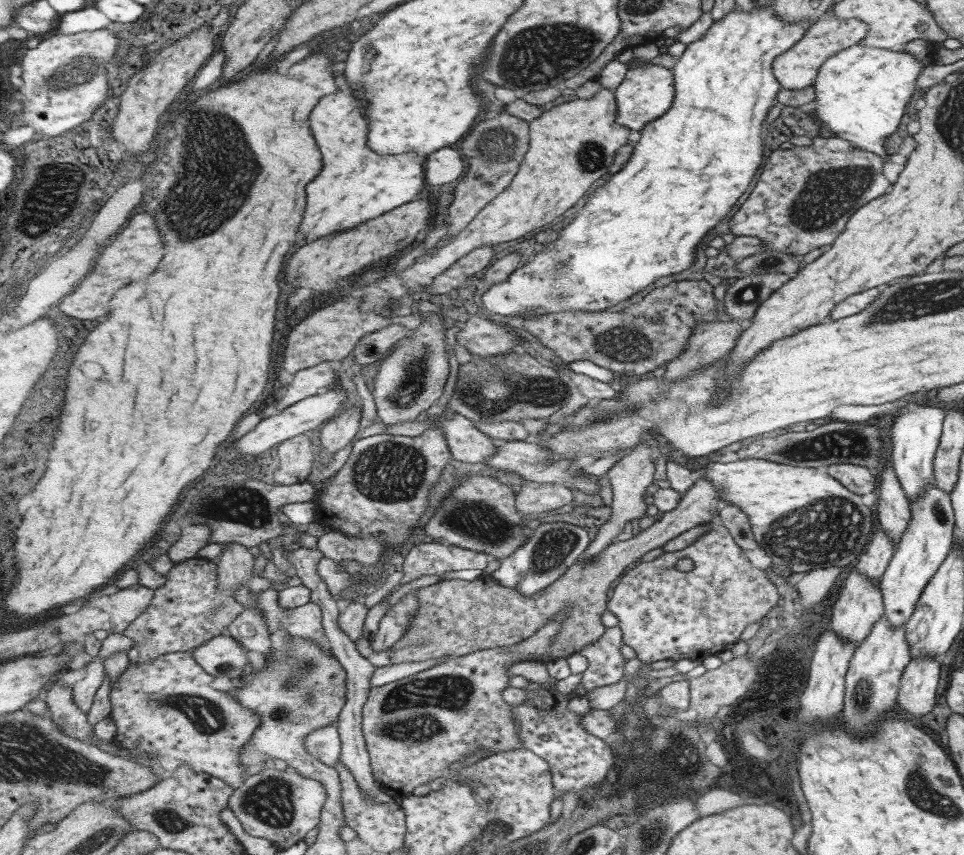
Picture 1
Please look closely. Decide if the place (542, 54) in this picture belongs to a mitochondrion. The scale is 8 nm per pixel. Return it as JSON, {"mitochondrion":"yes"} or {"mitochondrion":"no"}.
{"mitochondrion":"yes"}

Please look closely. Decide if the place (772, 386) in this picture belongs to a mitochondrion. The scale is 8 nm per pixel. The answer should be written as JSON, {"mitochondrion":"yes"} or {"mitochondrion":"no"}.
{"mitochondrion":"no"}

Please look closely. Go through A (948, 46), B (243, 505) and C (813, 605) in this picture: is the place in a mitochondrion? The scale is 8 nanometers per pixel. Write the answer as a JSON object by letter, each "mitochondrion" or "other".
{"A":"other","B":"mitochondrion","C":"other"}

